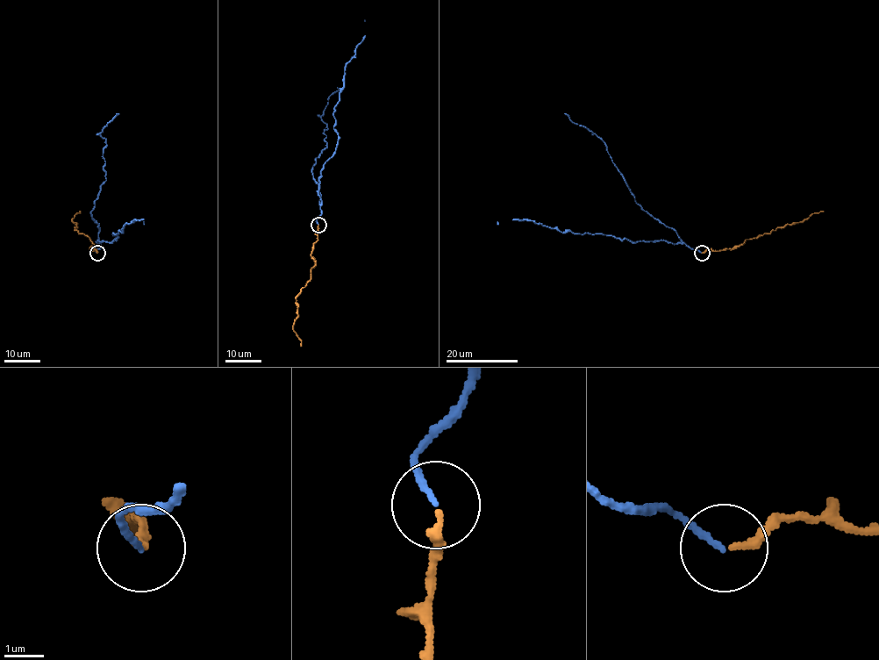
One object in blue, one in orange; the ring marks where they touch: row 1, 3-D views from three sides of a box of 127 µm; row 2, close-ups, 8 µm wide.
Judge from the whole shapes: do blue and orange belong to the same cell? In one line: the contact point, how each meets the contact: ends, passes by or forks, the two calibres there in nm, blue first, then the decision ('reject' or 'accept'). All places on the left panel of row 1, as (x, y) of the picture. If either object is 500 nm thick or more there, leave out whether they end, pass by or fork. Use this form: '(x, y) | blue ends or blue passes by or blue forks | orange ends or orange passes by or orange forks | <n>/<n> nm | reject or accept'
(97, 253) | blue ends | orange ends | 140/200 nm | accept

